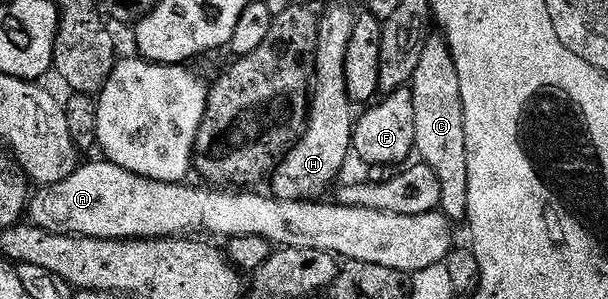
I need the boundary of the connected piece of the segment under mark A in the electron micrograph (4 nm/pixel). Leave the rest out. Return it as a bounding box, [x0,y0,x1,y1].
[29,159,453,275]

